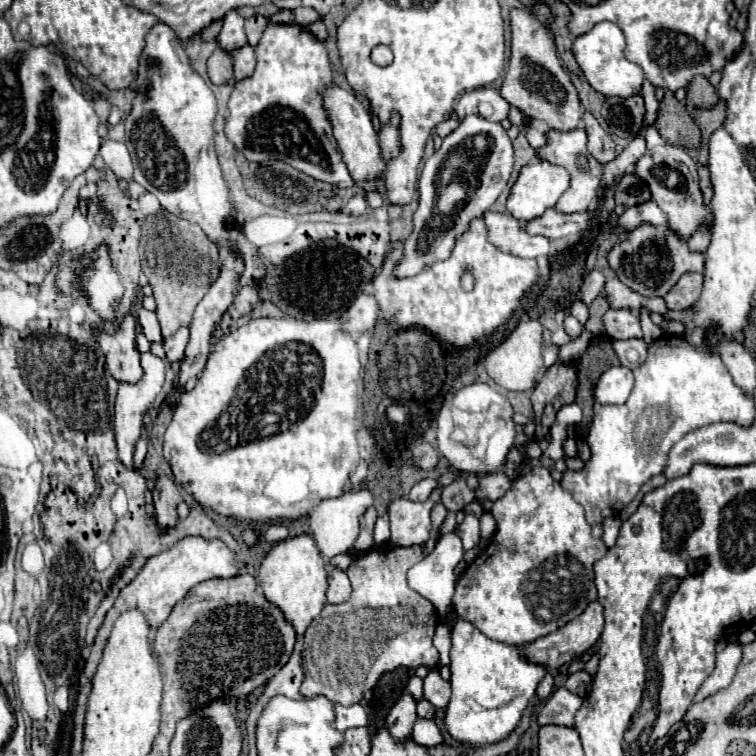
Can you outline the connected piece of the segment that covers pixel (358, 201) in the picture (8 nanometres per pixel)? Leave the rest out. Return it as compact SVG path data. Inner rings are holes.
M354 196L354 198L346 204L344 212L350 214L350 216L362 216L362 214L366 212L366 200L364 200L364 196Z

